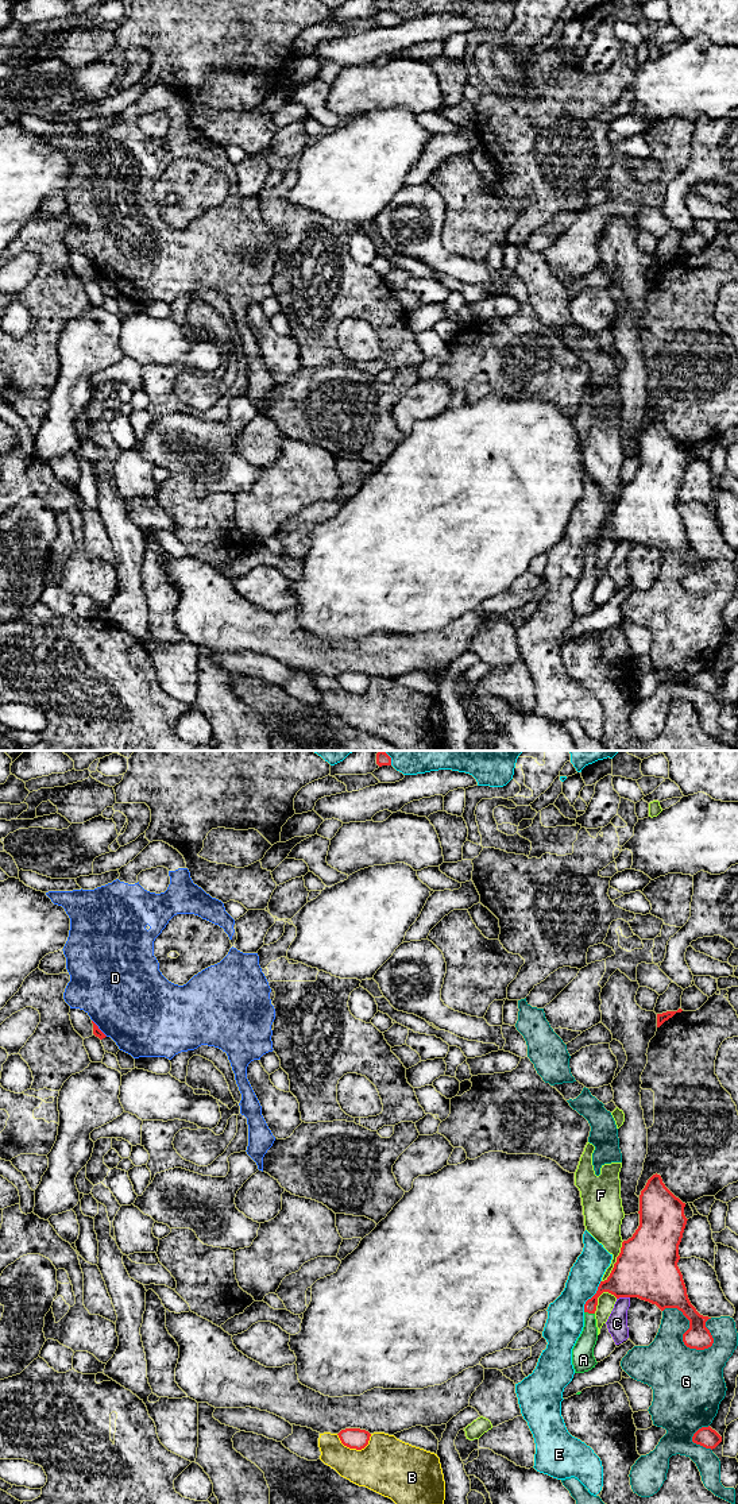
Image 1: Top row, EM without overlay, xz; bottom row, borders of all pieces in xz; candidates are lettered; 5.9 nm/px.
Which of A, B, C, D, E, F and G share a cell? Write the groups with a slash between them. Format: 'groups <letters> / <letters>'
groups A / B / C / D / E / F / G

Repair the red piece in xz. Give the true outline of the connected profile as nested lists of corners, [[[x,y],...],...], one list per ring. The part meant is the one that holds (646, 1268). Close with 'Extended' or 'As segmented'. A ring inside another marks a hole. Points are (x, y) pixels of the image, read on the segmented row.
[[[653,1175],[640,1195],[640,1226],[631,1238],[622,1242],[621,1253],[610,1276],[600,1281],[596,1293],[584,1304],[584,1327],[572,1349],[572,1365],[575,1373],[584,1373],[598,1364],[594,1347],[598,1341],[595,1311],[598,1297],[603,1292],[619,1297],[638,1297],[656,1304],[661,1311],[677,1308],[689,1320],[689,1328],[683,1334],[683,1342],[689,1349],[704,1350],[712,1346],[714,1338],[706,1327],[711,1318],[700,1315],[691,1304],[683,1274],[677,1266],[680,1260],[679,1245],[687,1225],[684,1215],[685,1203],[676,1198],[662,1183],[660,1175]]]. Extended

